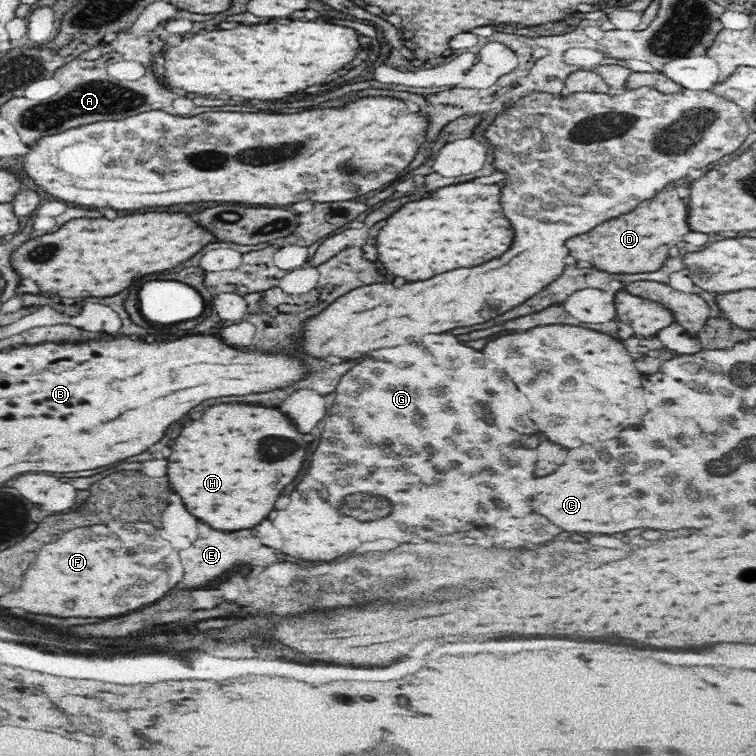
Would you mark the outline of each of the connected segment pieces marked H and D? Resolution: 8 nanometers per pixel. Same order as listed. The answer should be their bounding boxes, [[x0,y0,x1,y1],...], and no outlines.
[[168,404,310,530],[566,185,690,274]]

